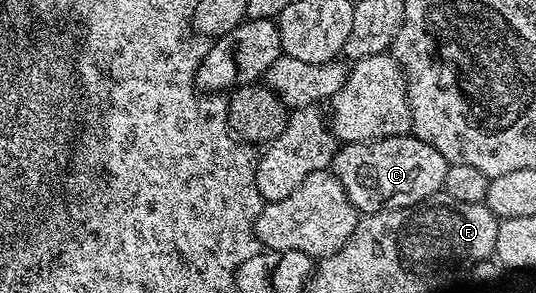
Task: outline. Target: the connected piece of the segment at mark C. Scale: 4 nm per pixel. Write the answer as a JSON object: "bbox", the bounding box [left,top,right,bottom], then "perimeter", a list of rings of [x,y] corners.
{"bbox":[332,134,447,208],"perimeter":[[[395,134],[392,138],[375,138],[373,142],[348,142],[345,143],[334,154],[332,173],[338,179],[339,184],[346,188],[346,195],[350,201],[358,204],[361,198],[371,194],[378,198],[377,205],[382,208],[393,208],[403,204],[415,206],[426,198],[433,198],[444,187],[444,176],[446,175],[447,161],[436,148],[432,148],[426,142],[410,134]]]}

